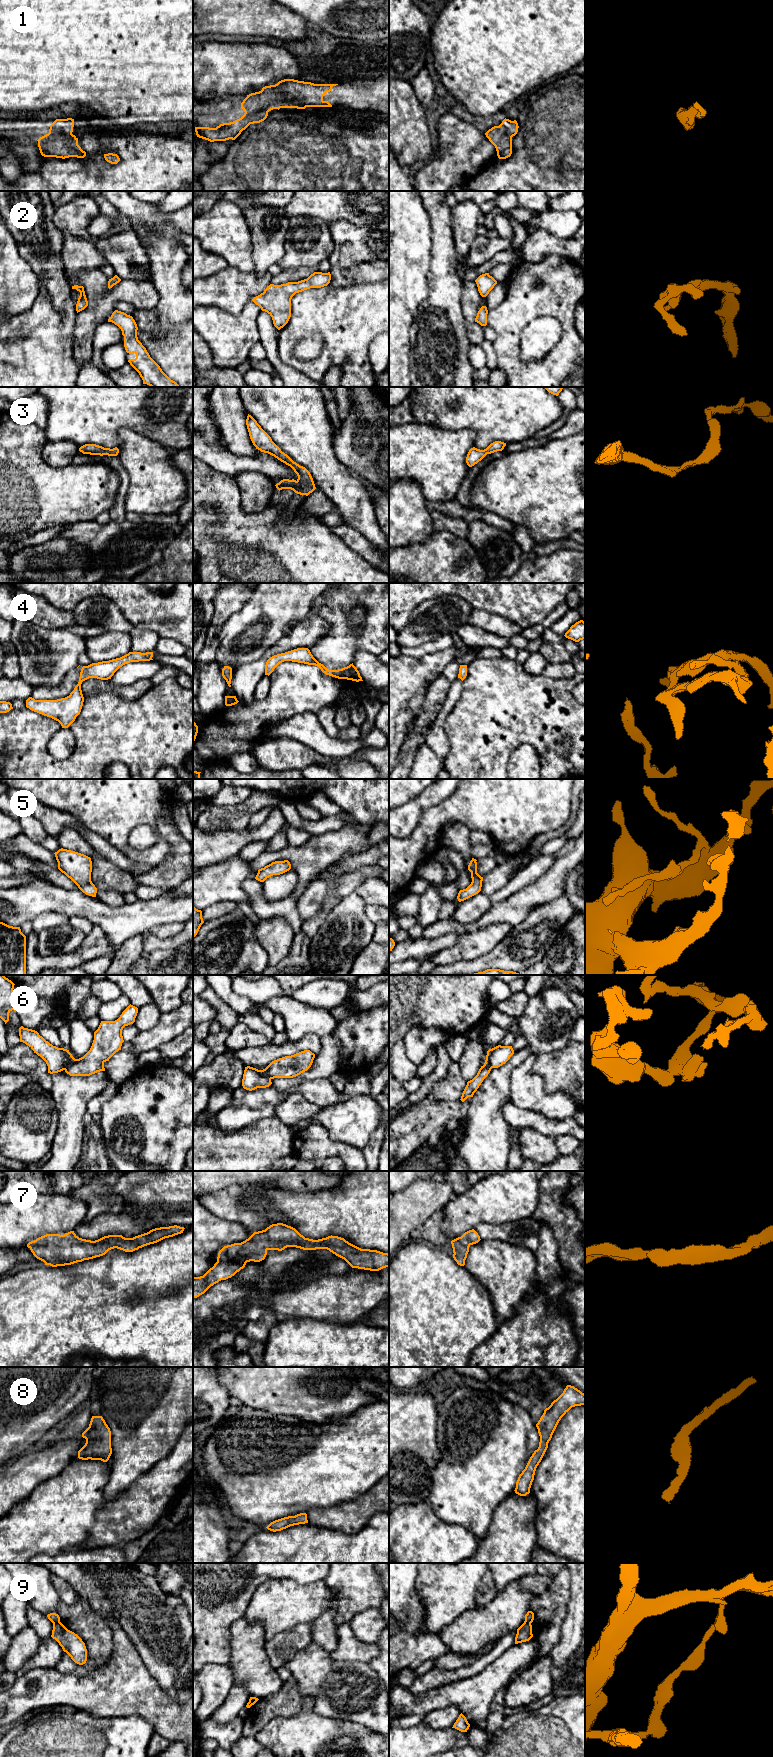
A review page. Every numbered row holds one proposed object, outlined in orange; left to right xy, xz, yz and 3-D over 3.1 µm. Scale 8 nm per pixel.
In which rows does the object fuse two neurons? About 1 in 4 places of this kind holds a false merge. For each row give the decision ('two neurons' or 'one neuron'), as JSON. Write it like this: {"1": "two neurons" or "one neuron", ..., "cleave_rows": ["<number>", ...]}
{"1": "one neuron", "2": "one neuron", "3": "one neuron", "4": "one neuron", "5": "one neuron", "6": "two neurons", "7": "one neuron", "8": "one neuron", "9": "two neurons", "cleave_rows": ["6", "9"]}

